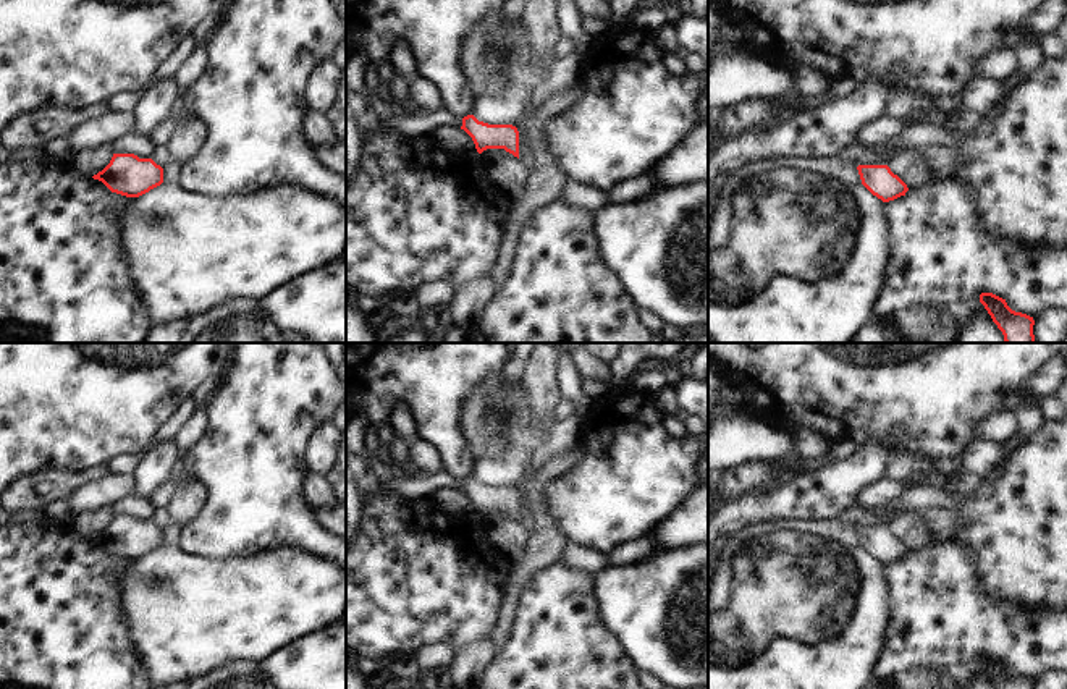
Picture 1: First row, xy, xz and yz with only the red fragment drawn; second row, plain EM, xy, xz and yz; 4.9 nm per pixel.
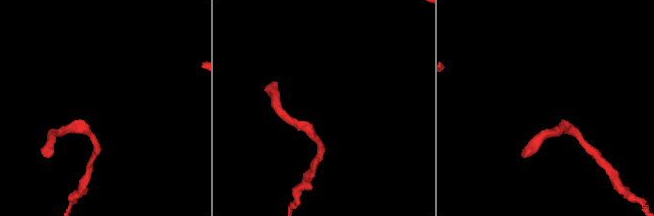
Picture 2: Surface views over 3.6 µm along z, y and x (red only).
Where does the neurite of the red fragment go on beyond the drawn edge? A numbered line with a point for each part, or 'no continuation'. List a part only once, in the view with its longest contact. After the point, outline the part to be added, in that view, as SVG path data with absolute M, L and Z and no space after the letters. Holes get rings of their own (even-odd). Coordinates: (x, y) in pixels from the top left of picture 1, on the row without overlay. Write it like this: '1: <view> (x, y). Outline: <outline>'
no continuation.

